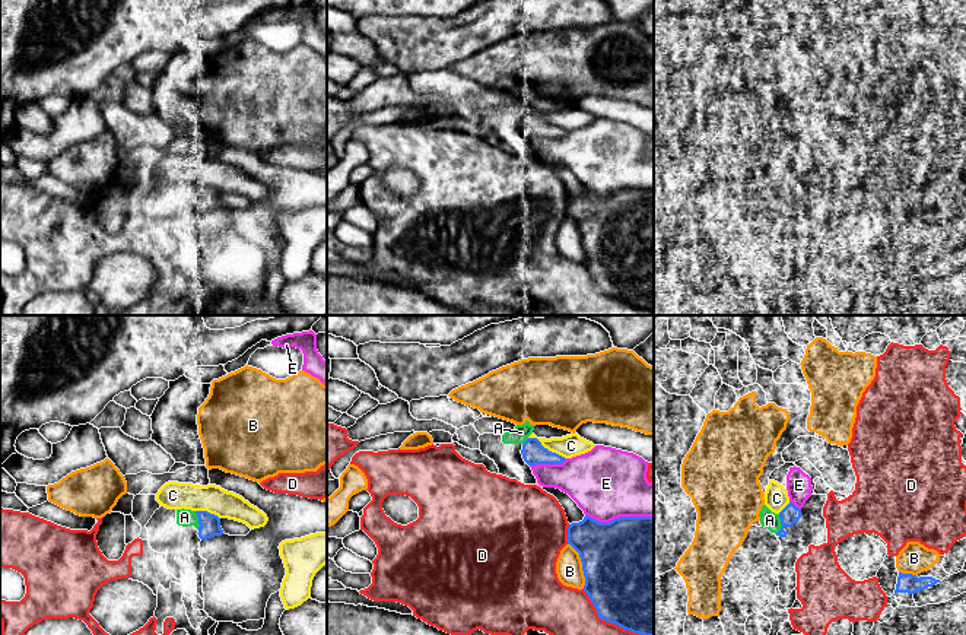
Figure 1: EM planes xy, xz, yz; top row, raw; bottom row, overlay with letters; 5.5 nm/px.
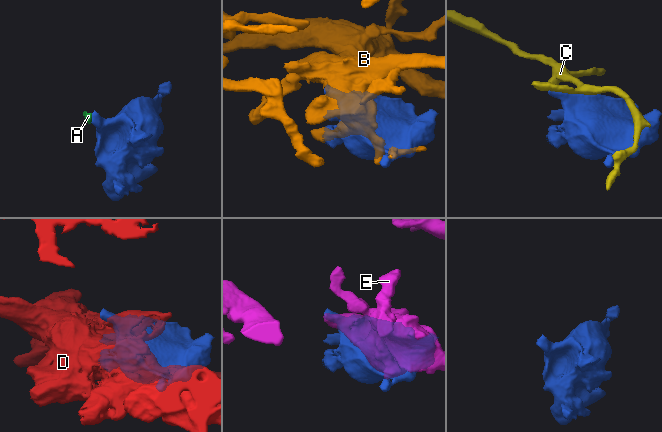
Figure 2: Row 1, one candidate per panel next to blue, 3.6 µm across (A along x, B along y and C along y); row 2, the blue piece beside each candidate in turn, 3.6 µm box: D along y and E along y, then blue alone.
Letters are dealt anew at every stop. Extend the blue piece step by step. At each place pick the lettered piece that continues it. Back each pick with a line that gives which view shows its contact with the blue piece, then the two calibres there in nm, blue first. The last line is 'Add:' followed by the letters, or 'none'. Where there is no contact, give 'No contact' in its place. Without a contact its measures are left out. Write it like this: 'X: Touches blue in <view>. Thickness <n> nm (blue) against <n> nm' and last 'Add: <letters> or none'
A: Touches blue in yz. Thickness 100 nm (blue) against 100 nm
Add: A

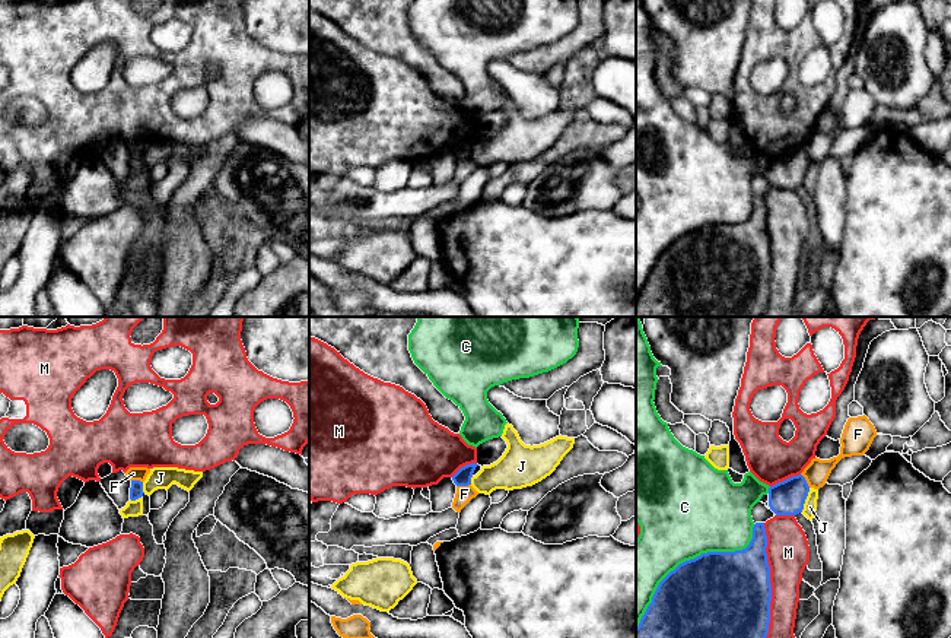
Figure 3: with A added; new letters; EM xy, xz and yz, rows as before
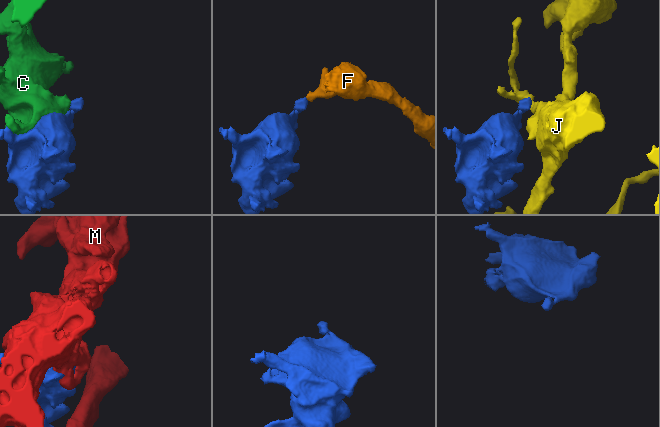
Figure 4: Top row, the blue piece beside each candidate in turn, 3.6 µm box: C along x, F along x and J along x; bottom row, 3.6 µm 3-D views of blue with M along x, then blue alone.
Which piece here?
Add: none

